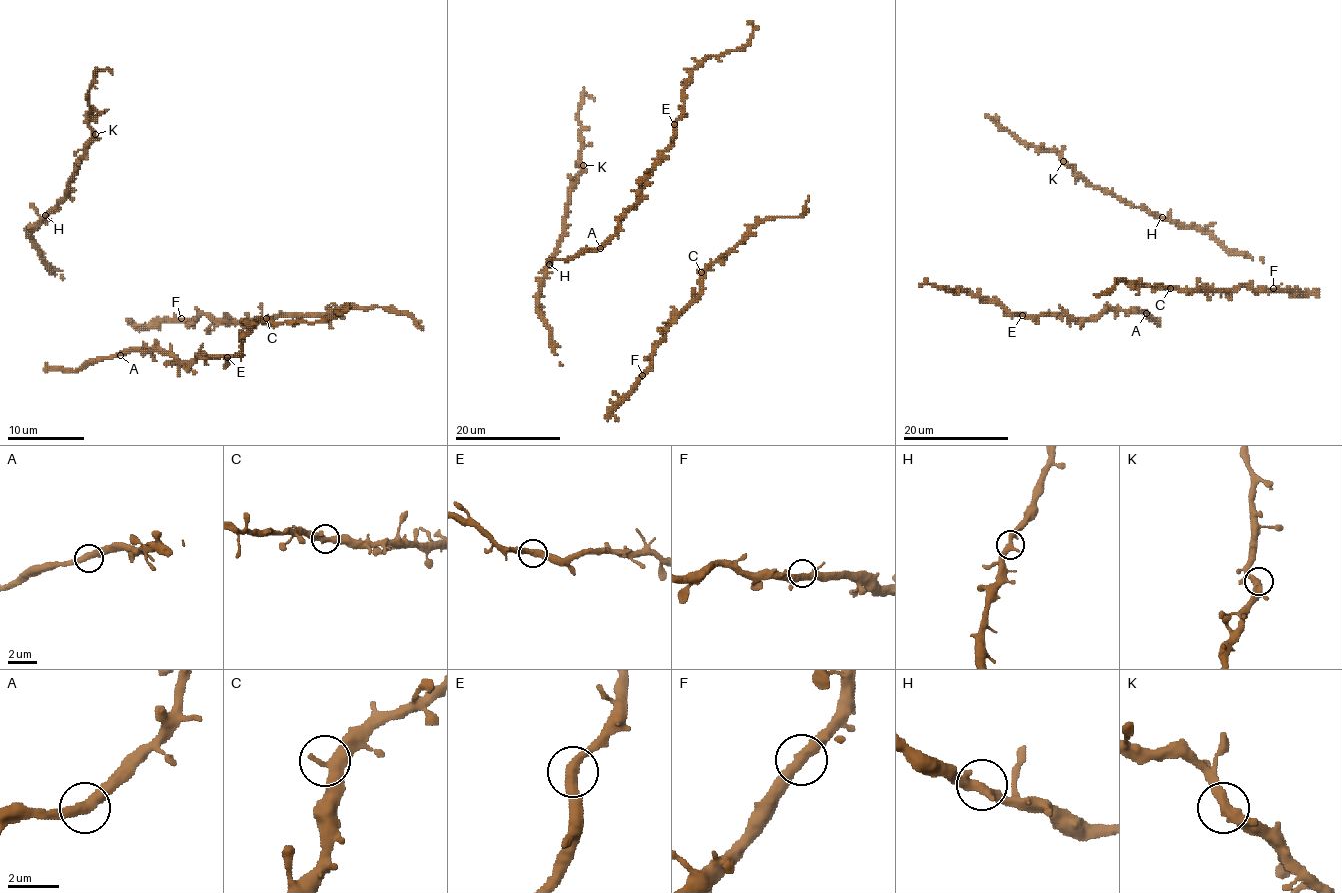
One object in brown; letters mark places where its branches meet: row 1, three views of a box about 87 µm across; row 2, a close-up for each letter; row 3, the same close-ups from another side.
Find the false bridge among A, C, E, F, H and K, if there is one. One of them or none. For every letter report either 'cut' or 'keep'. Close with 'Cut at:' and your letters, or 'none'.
A: keep
C: keep
E: keep
F: keep
H: keep
K: keep
Cut at: none

